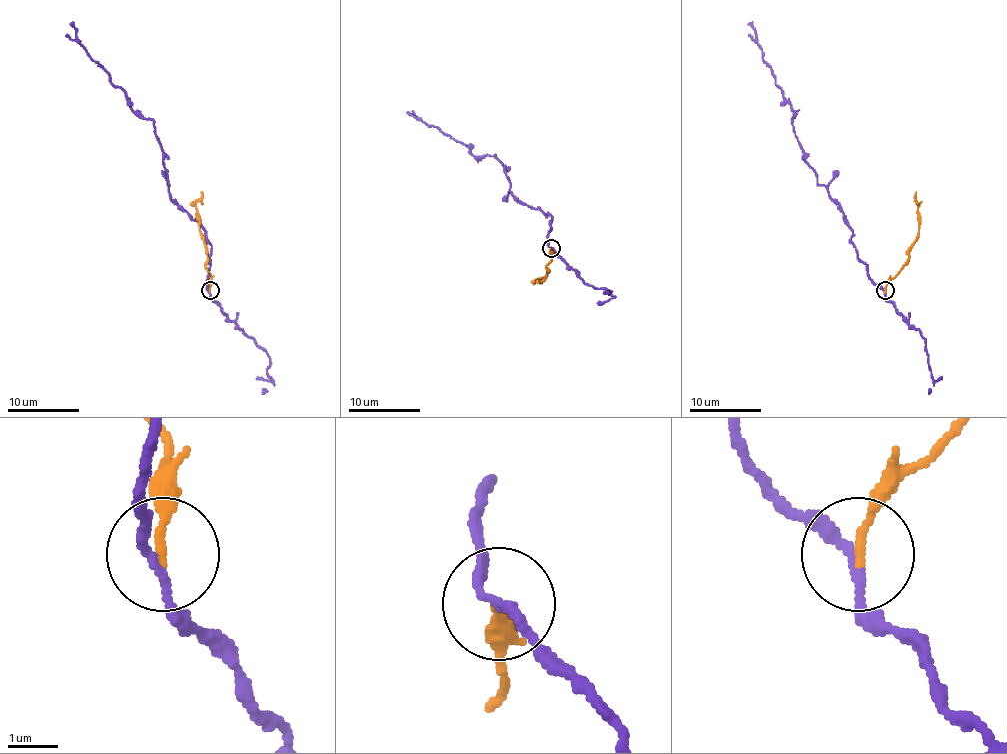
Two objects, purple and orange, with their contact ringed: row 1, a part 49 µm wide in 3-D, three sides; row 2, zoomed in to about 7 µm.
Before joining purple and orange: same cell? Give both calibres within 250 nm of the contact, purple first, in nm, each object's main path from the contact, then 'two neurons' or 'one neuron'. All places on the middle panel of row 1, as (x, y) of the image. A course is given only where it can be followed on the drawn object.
180 nm thick on the purple side, 170 nm on the other; purple runs (549, 247), (553, 219), (510, 192), (505, 167), (494, 155), (475, 156), (412, 110); orange runs (551, 247), (551, 260), (546, 265), (547, 274), (542, 281), (535, 279), (542, 279); two neurons

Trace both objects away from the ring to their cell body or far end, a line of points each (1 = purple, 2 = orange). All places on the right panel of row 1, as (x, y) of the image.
1: (884, 291), (857, 257), (841, 209), (804, 159), (793, 111), (763, 61), (756, 31), (747, 24)
2: (884, 291), (886, 284), (907, 260), (911, 244), (918, 234), (916, 191)

